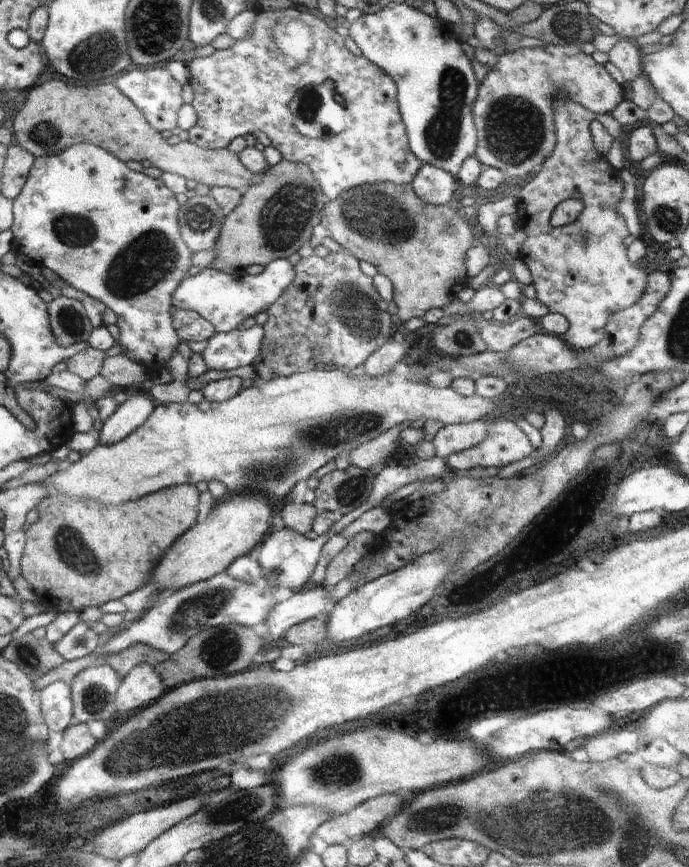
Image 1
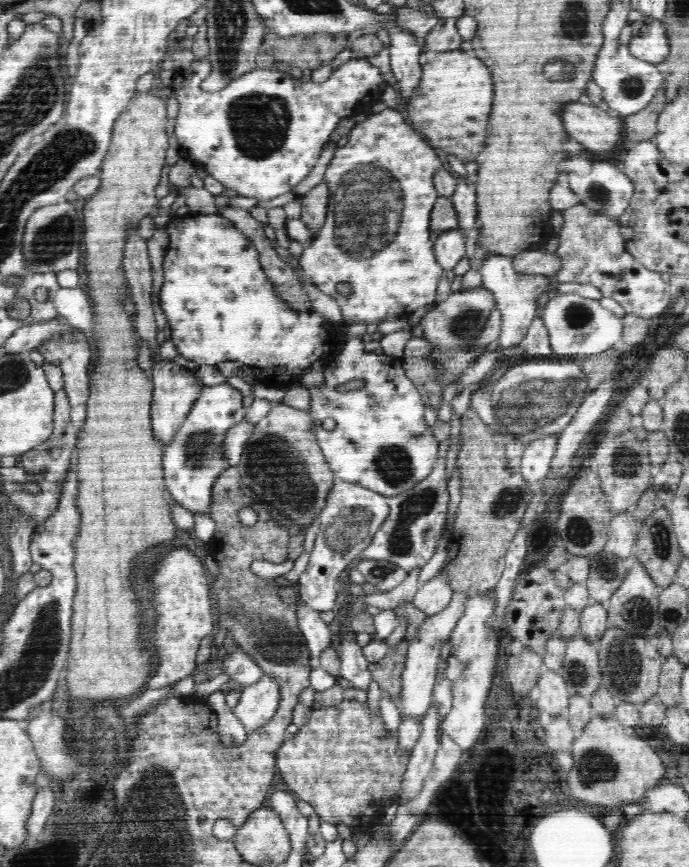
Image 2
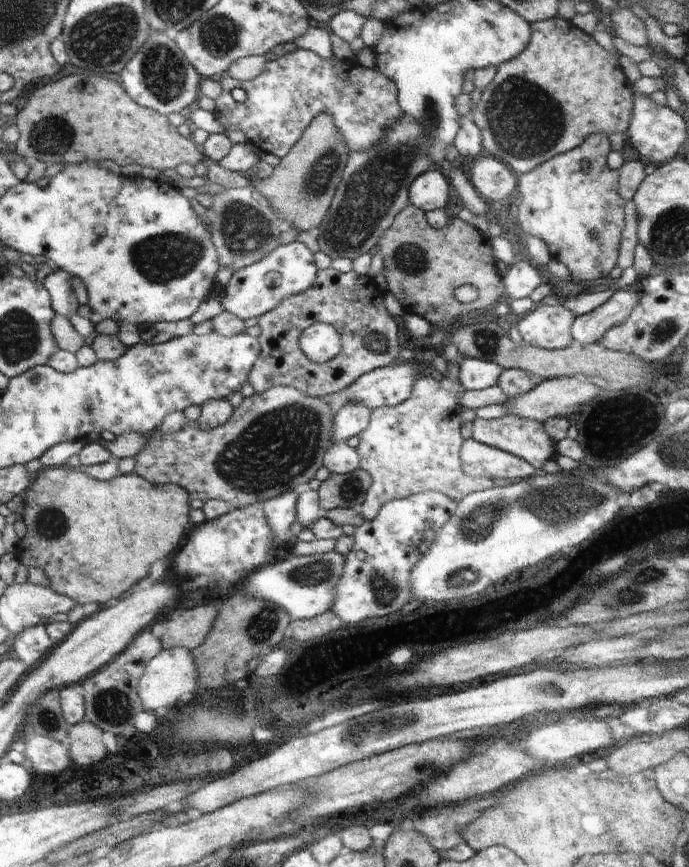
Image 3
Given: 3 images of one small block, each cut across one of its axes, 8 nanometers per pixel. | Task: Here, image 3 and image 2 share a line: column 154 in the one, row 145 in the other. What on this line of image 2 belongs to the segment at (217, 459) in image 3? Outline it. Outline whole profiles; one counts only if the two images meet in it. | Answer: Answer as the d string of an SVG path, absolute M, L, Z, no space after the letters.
M462 49L435 53L430 60L422 65L422 80L414 89L411 99L403 106L406 118L410 125L420 132L428 143L439 148L446 154L455 154L460 160L472 162L482 152L486 130L488 130L488 118L492 108L492 78L488 68L474 56L473 52L465 52Z

